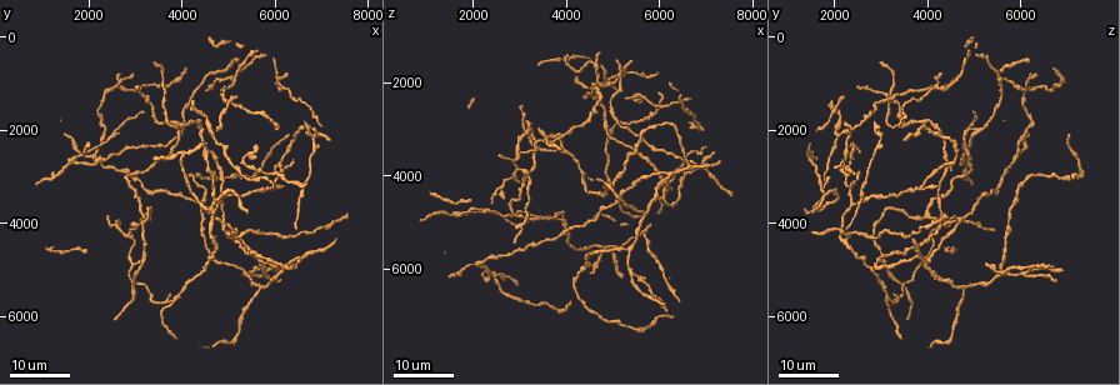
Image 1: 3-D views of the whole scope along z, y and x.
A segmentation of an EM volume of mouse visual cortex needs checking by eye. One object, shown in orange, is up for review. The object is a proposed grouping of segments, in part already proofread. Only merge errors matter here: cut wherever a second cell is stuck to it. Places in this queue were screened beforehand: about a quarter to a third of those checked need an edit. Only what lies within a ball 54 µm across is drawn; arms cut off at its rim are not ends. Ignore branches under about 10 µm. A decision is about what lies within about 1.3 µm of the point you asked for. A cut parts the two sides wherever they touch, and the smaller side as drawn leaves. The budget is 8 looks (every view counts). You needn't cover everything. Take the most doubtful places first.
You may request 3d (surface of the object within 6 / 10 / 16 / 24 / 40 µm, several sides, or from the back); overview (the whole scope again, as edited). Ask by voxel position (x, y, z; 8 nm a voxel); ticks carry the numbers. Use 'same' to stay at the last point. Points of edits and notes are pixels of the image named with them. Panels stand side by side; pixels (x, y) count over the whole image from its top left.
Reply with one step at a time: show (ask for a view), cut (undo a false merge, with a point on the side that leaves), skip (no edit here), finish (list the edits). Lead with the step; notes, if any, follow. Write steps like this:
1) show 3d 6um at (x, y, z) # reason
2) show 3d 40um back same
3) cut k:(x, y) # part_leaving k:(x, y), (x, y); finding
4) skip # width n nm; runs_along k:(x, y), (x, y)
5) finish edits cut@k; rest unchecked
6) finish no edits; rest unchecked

show 3d 24um at (3900, 5650, 3200) # four or more arms meet

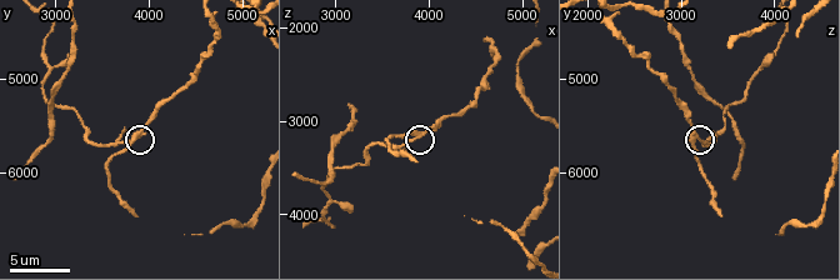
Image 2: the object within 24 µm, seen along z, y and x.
show 3d 10um at (3850, 5650, 3150)

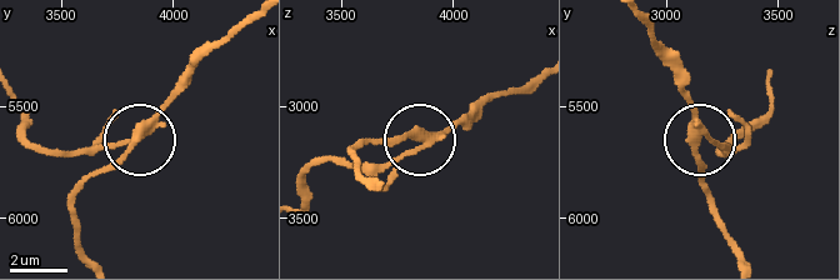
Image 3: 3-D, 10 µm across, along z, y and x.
cut 3:(114, 144) # arms 4; a second cell is stuck on

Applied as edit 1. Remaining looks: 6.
show 3d 16um at (5900, 3300, 3850) # sudden change in width

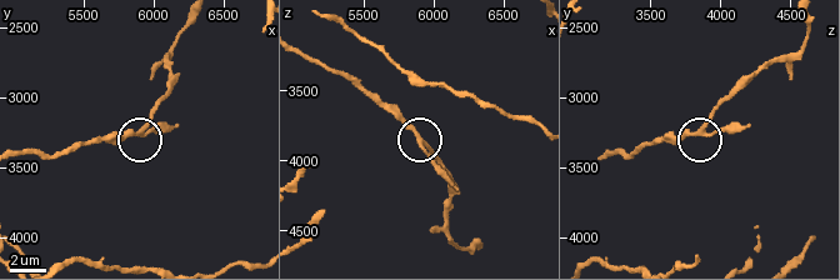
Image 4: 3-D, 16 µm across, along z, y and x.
show 3d 10um at (5880, 3240, 3820)

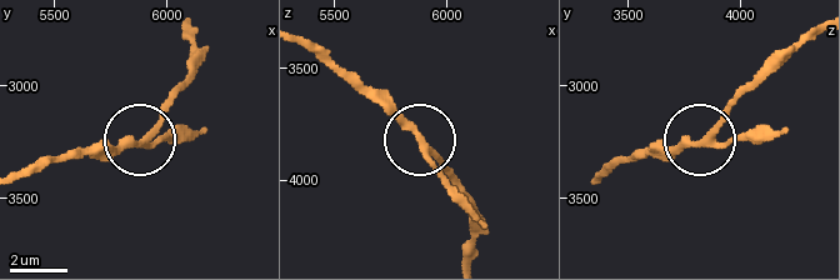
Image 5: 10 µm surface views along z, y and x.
skip # runs_along 5:(24, 178), (66, 155), (124, 151), (186, 86); continuous, no second cell

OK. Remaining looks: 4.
show 3d 10um at (4650, 4350, 2250) # three-way junction

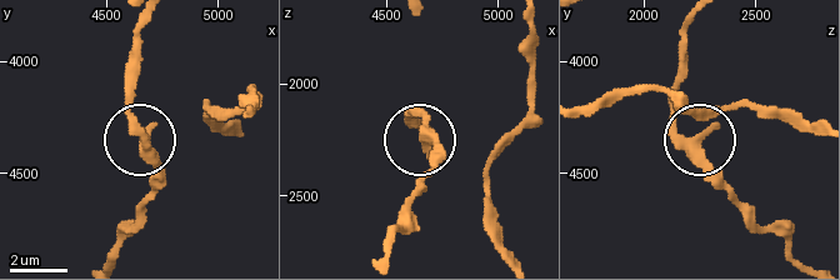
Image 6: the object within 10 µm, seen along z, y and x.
skip # width 290 nm; runs_along 6:(799, 258), (759, 223), (704, 150), (701, 139), (733, 103); one cell here

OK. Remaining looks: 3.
finish edits cut@3; rest unchecked

